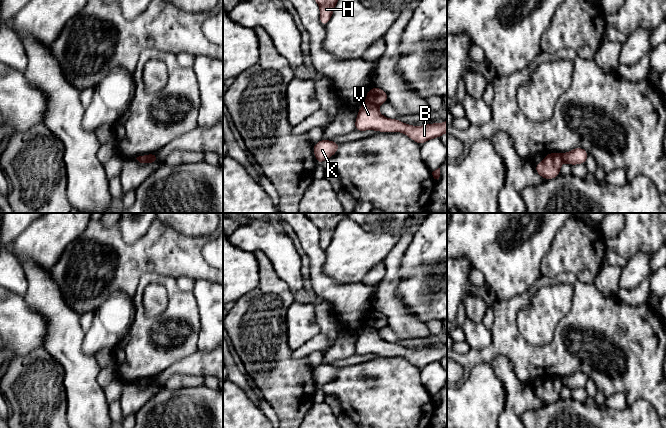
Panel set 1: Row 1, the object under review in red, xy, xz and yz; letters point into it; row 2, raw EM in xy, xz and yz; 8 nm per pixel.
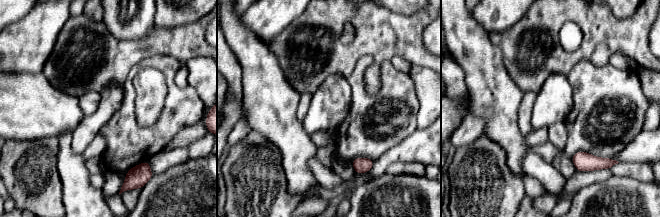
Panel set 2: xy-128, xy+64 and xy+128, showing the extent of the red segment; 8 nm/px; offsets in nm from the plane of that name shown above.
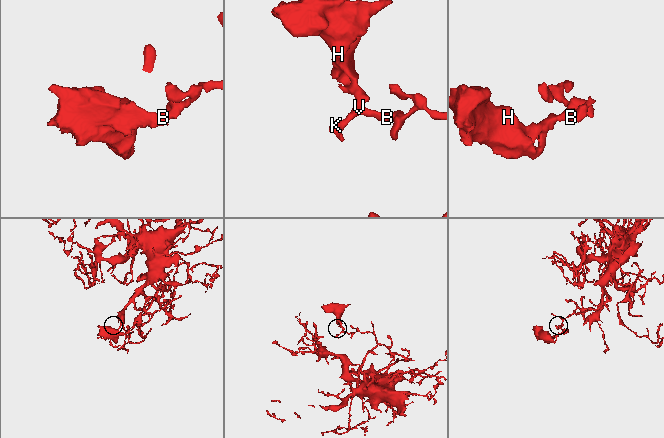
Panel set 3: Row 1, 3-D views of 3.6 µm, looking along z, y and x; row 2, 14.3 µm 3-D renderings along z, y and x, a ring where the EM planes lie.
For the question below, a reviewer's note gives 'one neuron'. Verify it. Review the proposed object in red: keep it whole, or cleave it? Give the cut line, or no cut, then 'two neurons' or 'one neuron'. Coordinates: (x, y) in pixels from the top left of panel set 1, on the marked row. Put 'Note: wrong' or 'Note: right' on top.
Note: wrong
cut xz (367, 102), (377, 106); two neurons

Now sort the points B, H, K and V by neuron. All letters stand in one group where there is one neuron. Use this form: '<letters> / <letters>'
B K V / H

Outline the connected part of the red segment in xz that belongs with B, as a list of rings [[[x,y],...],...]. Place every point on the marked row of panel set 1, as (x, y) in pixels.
[[[365,103],[360,106],[355,121],[355,131],[376,130],[378,132],[402,132],[419,145],[432,138],[440,138],[447,133],[447,120],[441,124],[431,123],[412,126],[398,119],[389,119],[381,115],[377,105]]]

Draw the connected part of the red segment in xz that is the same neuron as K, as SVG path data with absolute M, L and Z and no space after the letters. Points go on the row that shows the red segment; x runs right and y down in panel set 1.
M321 139L318 143L313 145L314 155L319 165L326 159L332 157L338 150L340 144L331 140Z

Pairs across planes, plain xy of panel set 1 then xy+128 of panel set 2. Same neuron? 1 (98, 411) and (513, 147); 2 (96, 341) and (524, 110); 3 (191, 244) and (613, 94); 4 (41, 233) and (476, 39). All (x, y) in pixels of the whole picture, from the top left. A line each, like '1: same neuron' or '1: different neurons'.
1: same neuron
2: different neurons
3: different neurons
4: different neurons

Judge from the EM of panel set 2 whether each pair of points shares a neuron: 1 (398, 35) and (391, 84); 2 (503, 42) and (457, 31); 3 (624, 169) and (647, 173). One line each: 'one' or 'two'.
1: two
2: two
3: one

